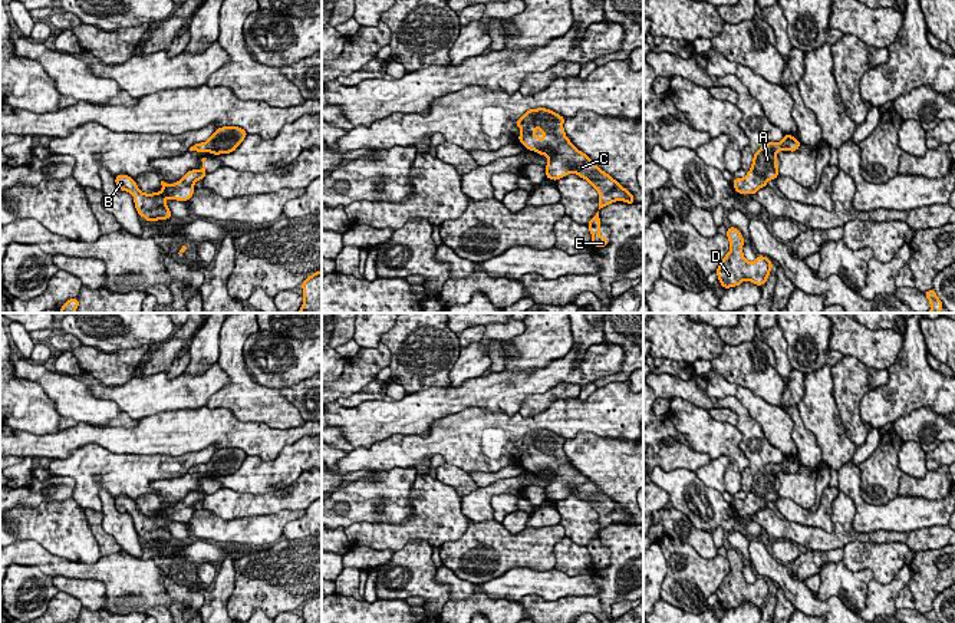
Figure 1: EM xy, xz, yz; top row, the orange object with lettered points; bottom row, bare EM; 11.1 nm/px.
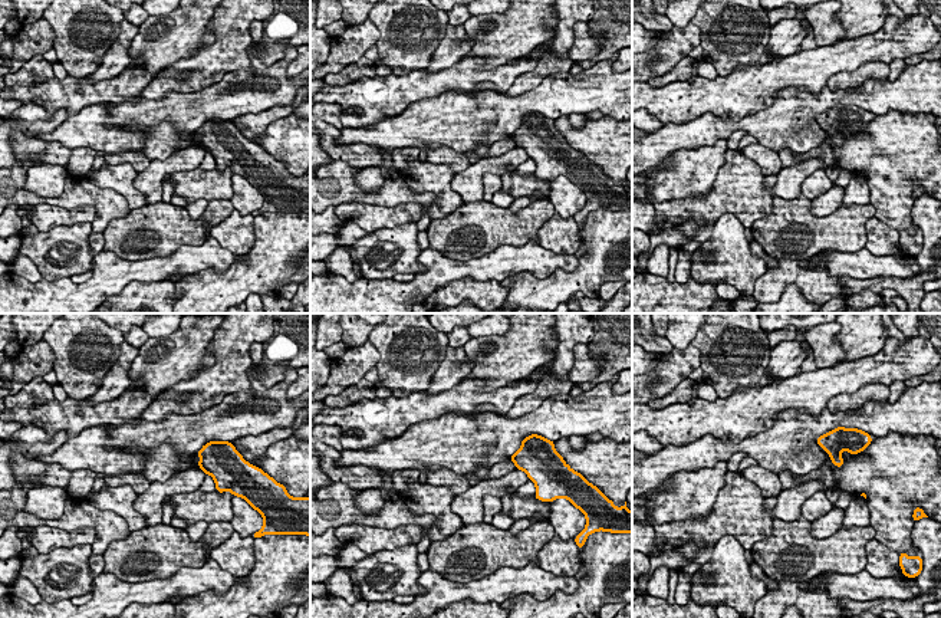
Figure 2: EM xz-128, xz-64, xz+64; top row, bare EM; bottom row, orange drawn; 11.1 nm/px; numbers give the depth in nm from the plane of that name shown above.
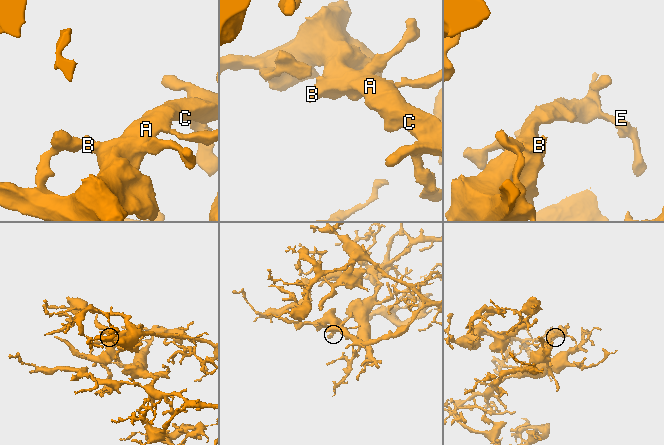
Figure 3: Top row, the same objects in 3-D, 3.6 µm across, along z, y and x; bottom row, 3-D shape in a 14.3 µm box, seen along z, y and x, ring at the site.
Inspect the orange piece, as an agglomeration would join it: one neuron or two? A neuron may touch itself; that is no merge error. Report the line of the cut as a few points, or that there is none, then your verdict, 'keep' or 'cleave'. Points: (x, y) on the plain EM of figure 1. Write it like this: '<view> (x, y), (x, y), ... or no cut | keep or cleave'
no cut | keep

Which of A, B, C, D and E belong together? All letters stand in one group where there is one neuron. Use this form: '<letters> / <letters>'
A B C D E

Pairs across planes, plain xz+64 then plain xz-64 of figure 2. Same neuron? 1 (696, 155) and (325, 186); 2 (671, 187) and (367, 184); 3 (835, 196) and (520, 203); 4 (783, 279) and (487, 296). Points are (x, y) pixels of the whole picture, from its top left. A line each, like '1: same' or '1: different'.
1: same
2: different
3: different
4: same

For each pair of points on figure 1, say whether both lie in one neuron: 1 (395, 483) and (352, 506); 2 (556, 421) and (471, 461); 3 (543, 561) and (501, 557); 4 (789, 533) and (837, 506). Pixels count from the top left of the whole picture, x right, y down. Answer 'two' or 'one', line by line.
1: one
2: one
3: one
4: one

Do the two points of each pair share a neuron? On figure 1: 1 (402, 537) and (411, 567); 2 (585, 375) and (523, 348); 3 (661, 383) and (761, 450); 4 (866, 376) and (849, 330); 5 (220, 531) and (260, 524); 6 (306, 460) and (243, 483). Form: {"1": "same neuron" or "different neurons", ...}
{"1": "different neurons", "2": "different neurons", "3": "same neuron", "4": "different neurons", "5": "same neuron", "6": "same neuron"}

